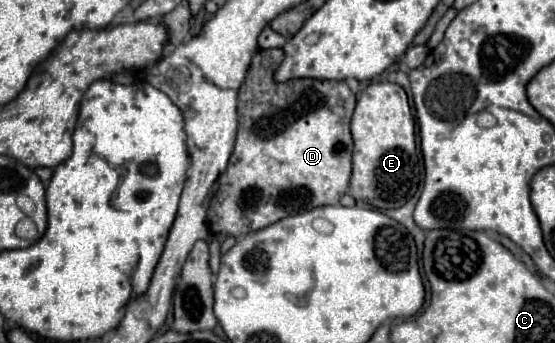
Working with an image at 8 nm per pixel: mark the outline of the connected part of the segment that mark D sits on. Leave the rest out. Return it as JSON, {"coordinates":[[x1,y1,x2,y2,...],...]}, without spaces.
{"coordinates":[[280,48,258,50,246,72,246,80,238,90,238,136,230,156,222,184,208,206,206,224,212,234,244,236,262,230,286,216,302,214,318,206,336,204,350,182,352,174,352,136,350,118,354,112,356,96,346,82,300,78,290,82,274,82,272,72,282,62]]}

